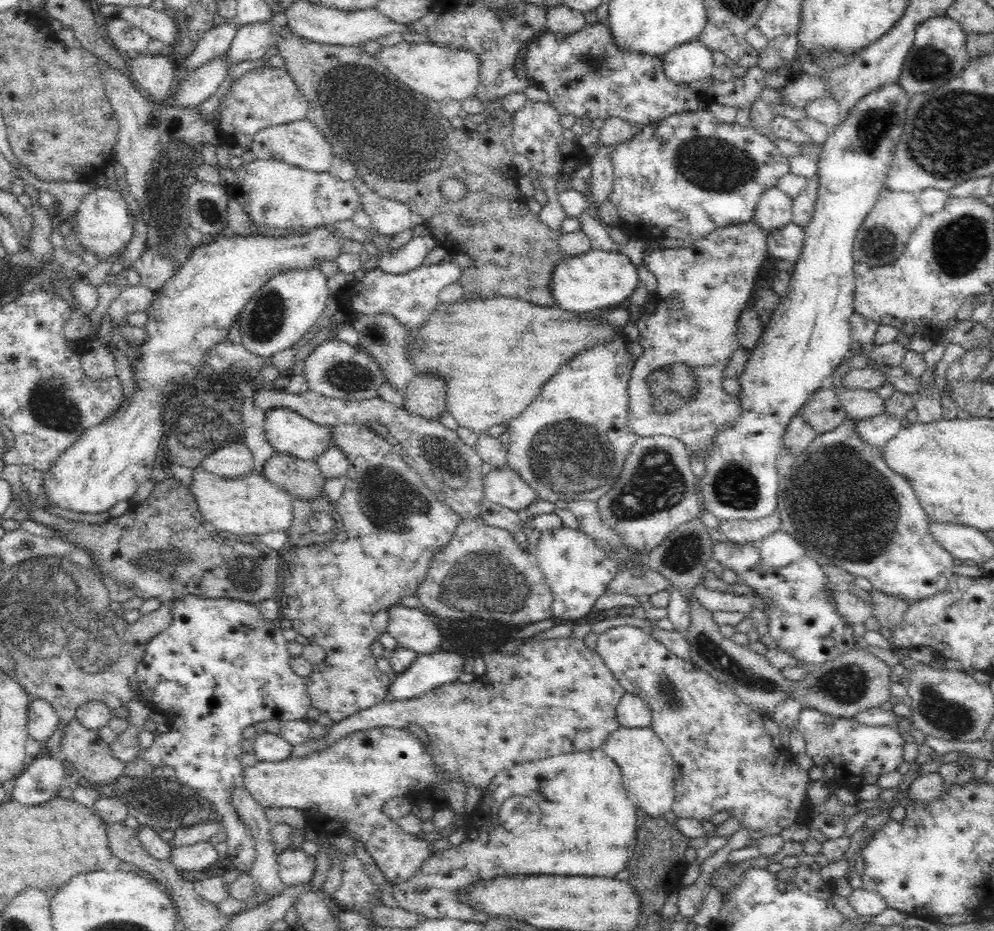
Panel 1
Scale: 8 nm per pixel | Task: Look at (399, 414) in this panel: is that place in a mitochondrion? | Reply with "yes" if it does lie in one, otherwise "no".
no

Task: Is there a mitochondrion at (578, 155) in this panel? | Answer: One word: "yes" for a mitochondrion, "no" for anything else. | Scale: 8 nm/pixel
no

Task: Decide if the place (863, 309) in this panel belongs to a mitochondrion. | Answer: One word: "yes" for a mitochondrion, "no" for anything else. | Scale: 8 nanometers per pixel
no

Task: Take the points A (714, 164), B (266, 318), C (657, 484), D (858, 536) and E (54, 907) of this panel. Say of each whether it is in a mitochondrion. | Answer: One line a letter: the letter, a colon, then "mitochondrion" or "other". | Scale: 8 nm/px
A: mitochondrion
B: mitochondrion
C: mitochondrion
D: mitochondrion
E: other

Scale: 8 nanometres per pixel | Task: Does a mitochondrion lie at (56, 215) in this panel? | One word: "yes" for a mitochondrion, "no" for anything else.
no

